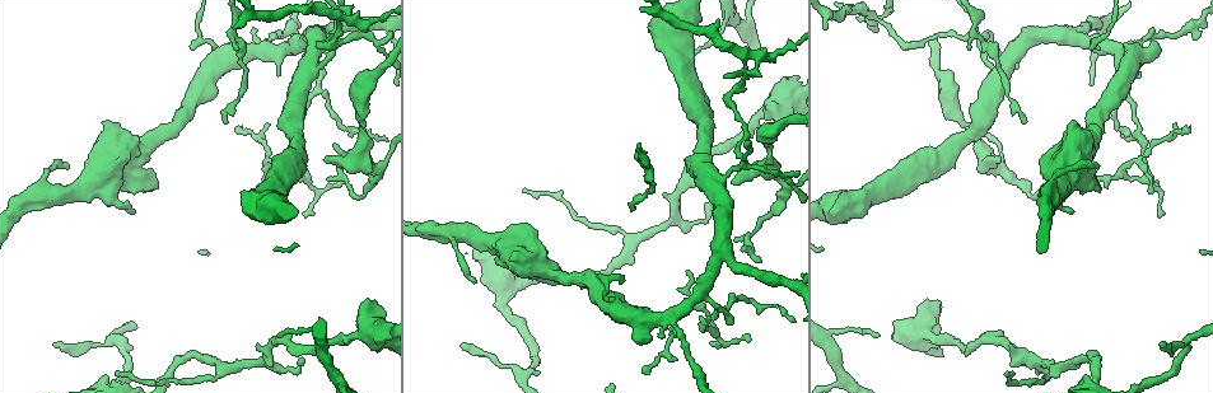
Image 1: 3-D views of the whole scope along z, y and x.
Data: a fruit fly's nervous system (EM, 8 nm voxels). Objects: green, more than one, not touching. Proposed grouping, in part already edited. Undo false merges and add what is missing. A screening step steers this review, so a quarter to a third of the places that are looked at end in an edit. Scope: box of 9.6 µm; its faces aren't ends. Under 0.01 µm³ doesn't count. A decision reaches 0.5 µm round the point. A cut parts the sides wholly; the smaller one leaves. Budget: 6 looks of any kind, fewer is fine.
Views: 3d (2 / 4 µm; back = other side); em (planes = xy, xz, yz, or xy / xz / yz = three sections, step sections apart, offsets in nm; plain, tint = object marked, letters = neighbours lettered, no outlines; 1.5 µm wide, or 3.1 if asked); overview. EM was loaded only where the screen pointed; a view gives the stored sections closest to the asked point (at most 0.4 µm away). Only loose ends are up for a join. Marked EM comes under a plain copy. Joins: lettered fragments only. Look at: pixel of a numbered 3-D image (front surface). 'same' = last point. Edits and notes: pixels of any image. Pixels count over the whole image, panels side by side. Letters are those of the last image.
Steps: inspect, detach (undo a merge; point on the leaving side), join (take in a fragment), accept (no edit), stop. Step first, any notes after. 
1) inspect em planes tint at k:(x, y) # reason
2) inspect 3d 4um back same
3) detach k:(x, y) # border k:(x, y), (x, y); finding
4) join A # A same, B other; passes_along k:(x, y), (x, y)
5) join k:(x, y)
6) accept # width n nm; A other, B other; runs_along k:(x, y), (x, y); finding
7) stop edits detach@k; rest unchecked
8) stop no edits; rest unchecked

inspect 3d 2um back at 1:(757, 259) # thin end

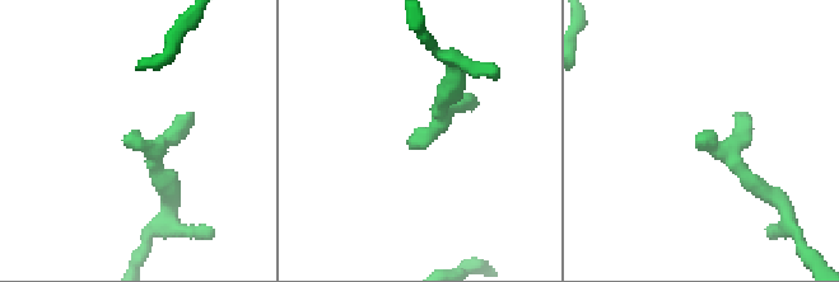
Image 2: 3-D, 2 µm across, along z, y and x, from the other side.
inspect em xz step 4 letters at 2:(414, 147) # shape alone is not enough

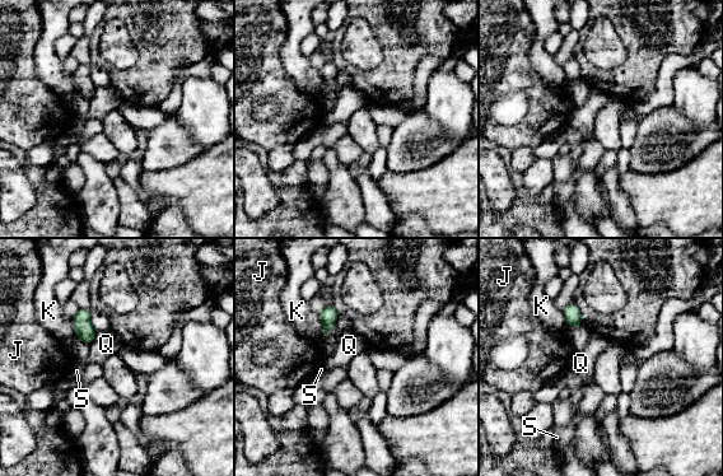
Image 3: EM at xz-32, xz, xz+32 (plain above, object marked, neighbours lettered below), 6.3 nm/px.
inspect em planes letters same

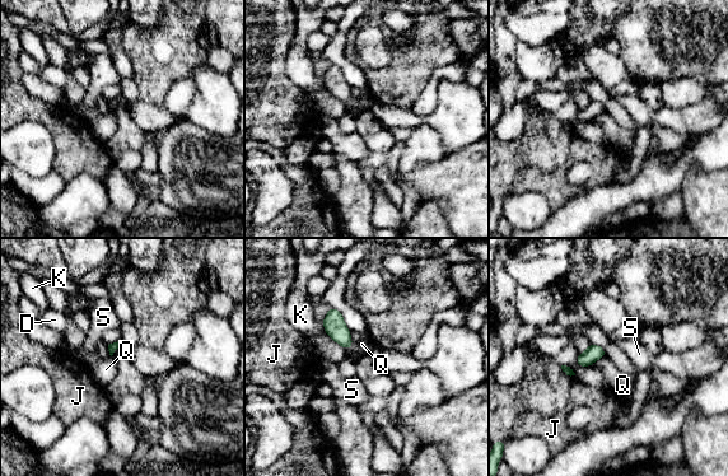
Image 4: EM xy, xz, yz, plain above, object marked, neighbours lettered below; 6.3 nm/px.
accept # D other, J other, K other, Q other, S other; border 4:(350, 331), (351, 345), (346, 350); no lettered fragment goes on from it

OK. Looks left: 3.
inspect 3d 4um at 1:(744, 165) # calibre changes

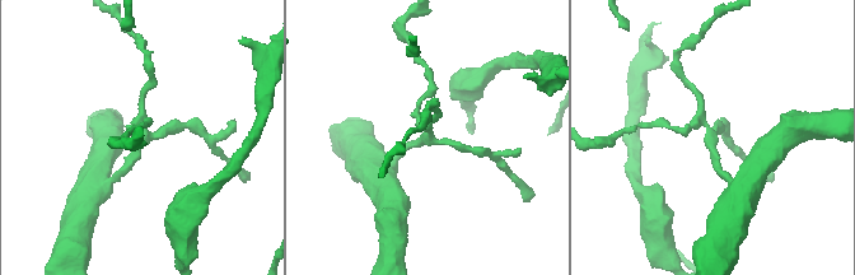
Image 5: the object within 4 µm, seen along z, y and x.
inspect em xz step 8 letters at 5:(713, 145) # arms 4; shape alone is not enough

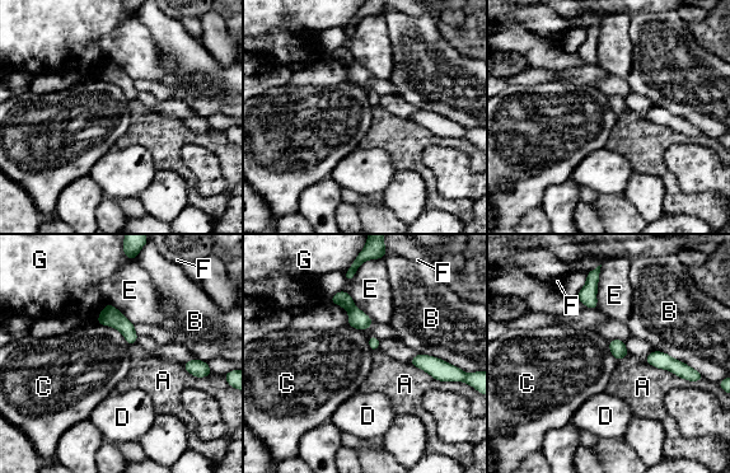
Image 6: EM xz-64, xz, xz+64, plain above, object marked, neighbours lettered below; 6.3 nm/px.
detach 6:(342, 299) # A other, B other, C other, D other, E other, F other, G other; border 6:(354, 305), (346, 309); two neurons meet here

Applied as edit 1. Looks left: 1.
stop edits detach@6; rest unchecked

